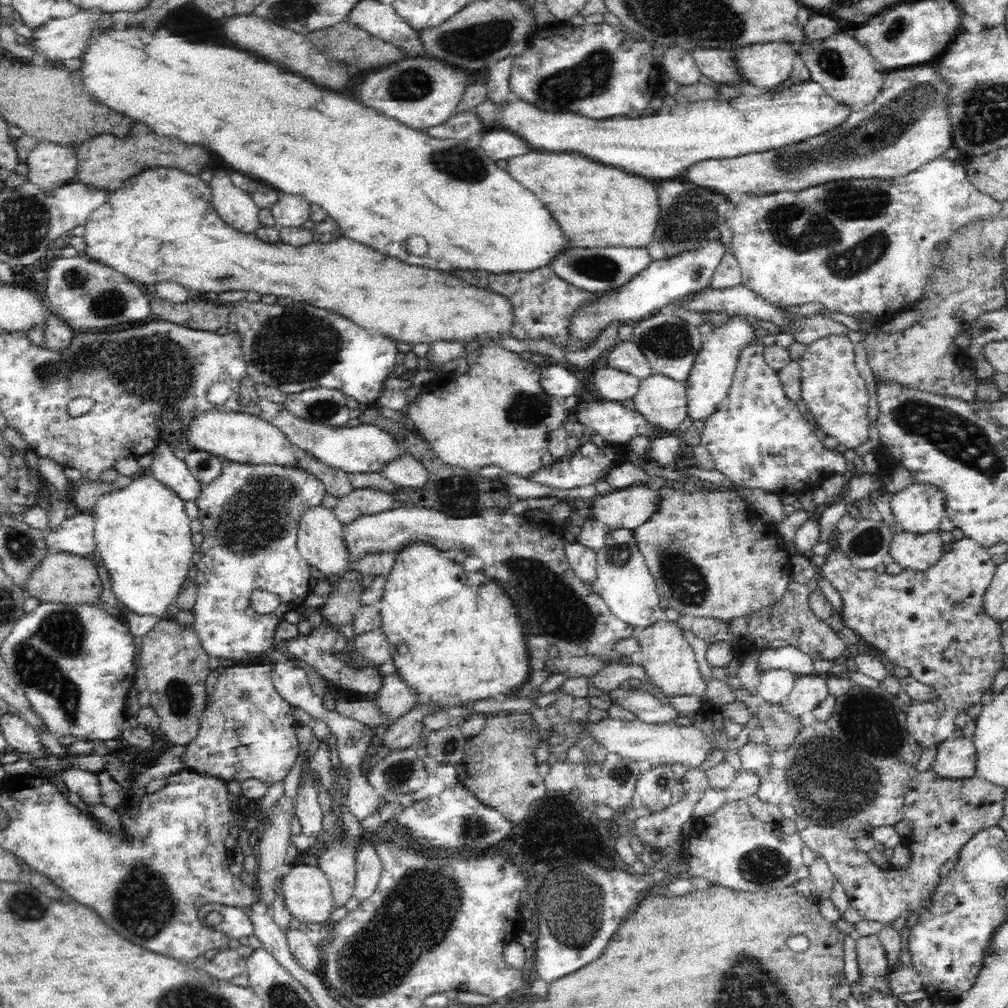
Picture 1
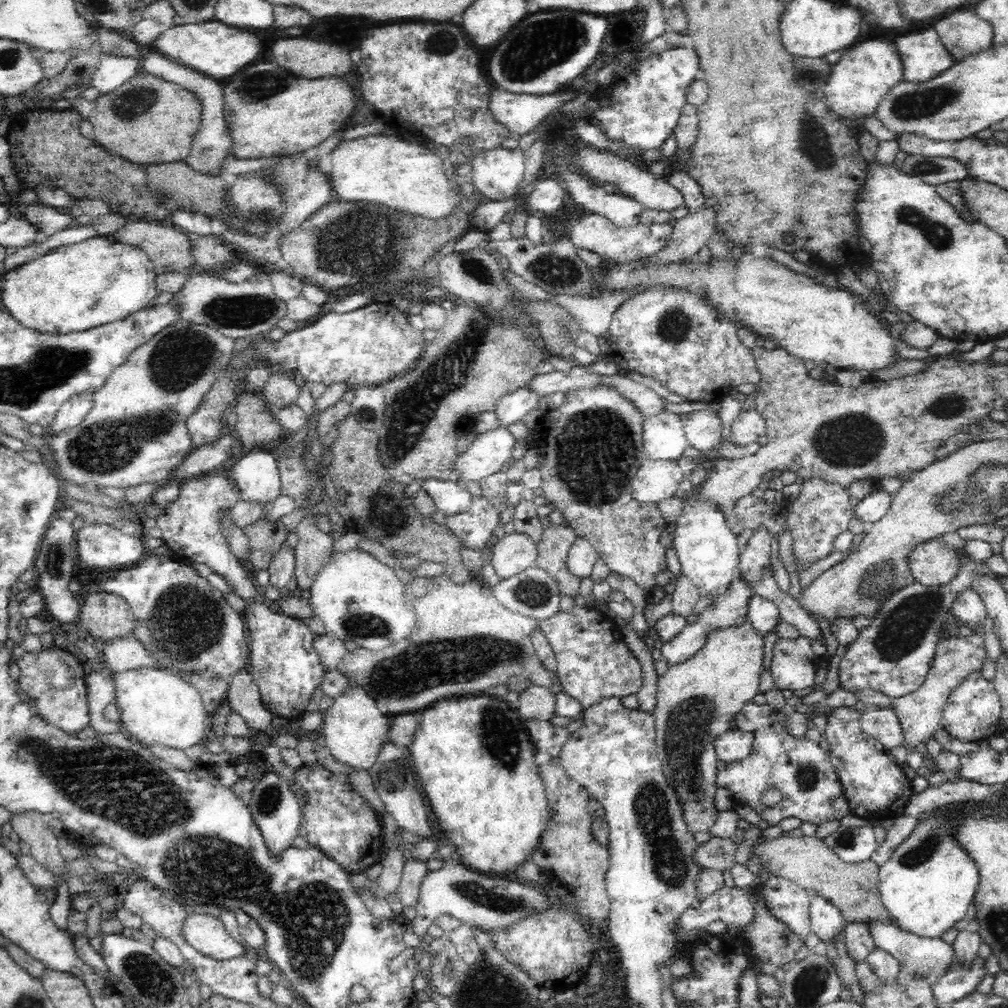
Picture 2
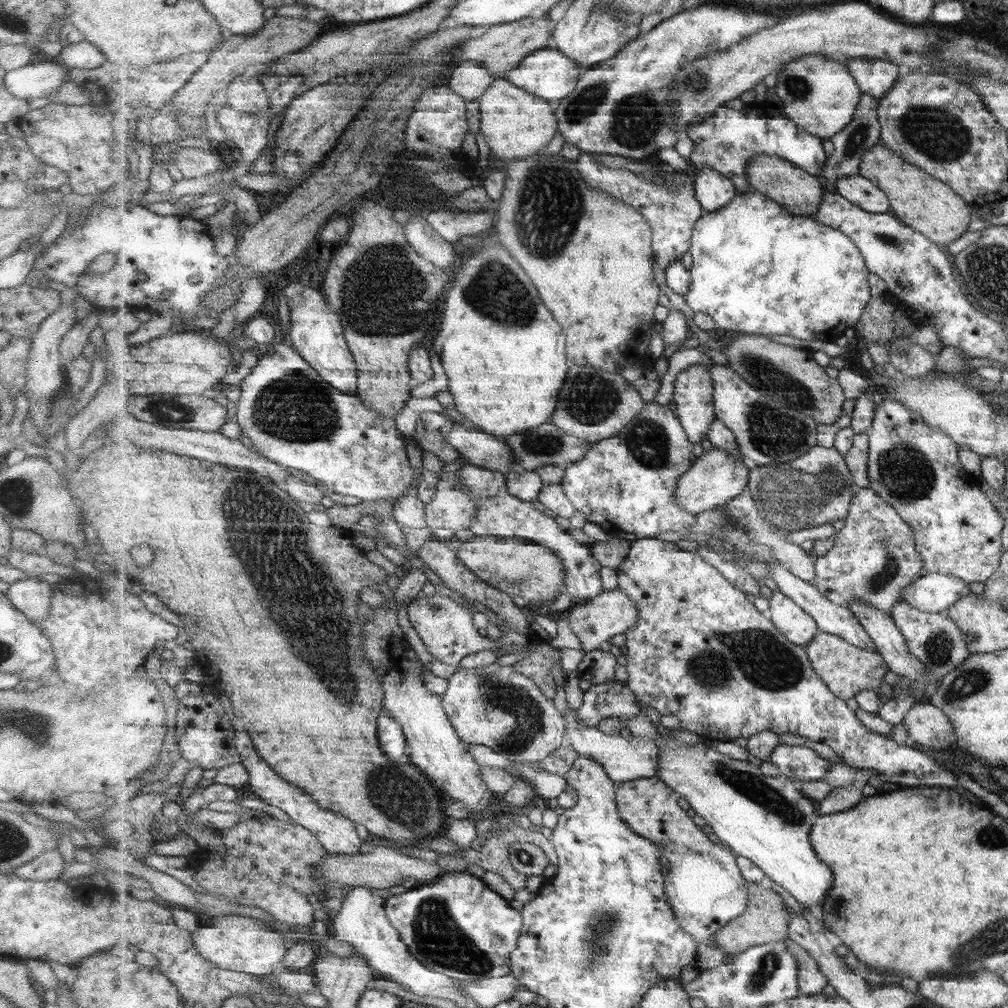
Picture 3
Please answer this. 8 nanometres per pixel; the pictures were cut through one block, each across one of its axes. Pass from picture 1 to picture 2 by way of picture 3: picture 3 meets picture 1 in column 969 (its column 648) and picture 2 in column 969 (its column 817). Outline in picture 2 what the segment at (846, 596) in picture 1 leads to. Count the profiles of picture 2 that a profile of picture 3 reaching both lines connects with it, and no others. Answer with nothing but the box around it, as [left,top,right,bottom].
[941,668,1003,742]

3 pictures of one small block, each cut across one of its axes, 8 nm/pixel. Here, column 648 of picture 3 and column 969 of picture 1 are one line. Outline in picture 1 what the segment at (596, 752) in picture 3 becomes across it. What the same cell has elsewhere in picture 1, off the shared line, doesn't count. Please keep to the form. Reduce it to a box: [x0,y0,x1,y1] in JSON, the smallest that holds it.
[931,732,978,778]

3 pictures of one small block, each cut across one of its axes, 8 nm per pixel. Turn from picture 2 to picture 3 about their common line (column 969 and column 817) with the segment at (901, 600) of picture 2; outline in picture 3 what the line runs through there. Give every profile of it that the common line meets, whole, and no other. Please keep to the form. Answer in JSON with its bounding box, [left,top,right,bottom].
[815,488,928,614]

